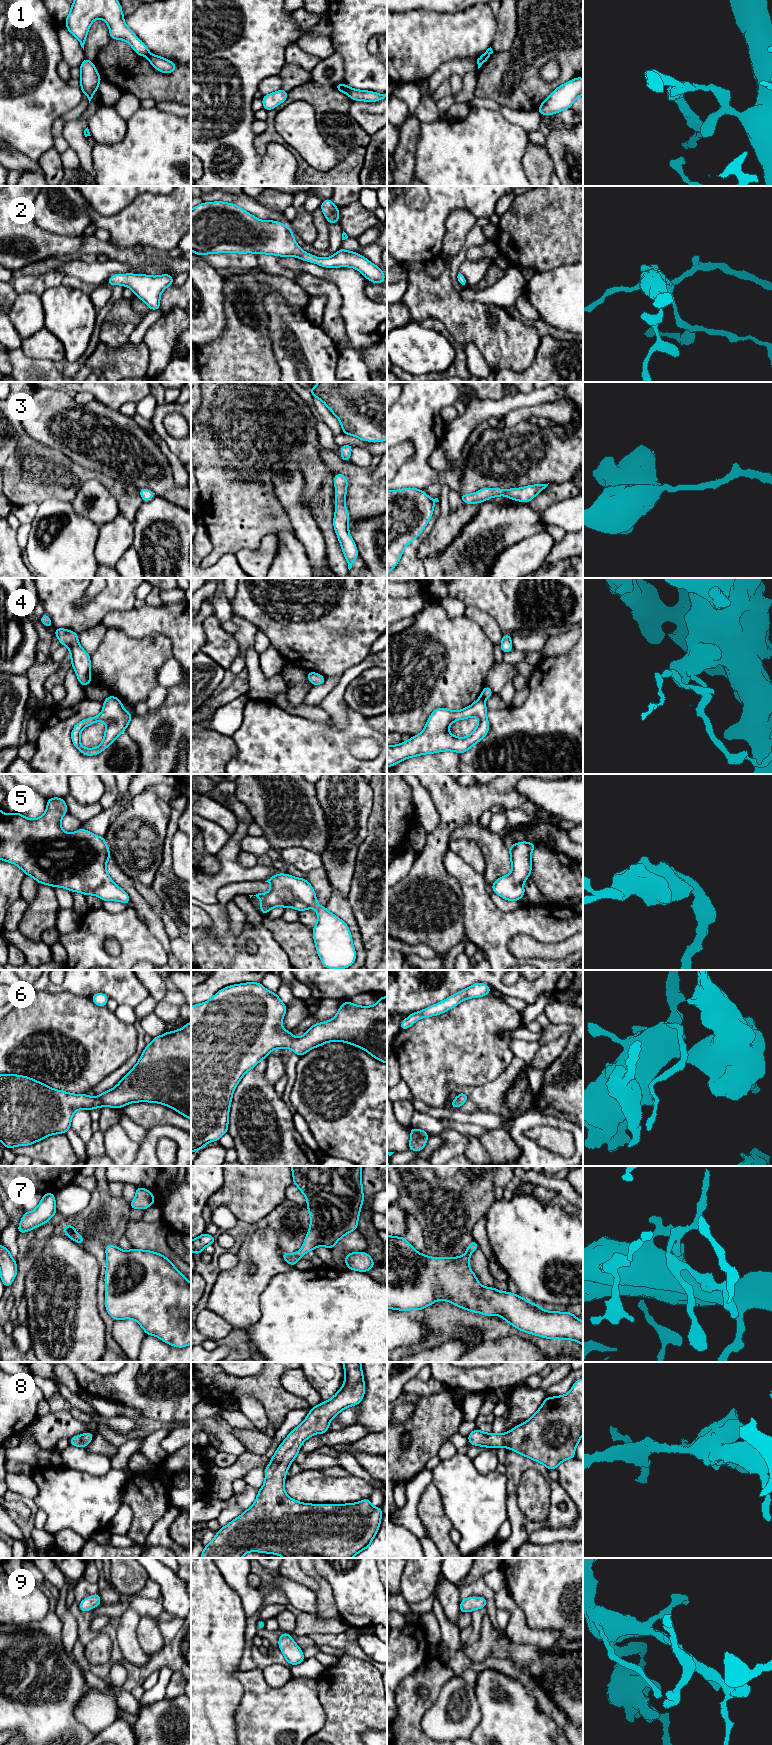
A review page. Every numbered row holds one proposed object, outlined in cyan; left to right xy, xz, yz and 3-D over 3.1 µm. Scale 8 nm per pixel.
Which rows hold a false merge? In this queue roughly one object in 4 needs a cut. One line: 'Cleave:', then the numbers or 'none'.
Cleave: 1, 4

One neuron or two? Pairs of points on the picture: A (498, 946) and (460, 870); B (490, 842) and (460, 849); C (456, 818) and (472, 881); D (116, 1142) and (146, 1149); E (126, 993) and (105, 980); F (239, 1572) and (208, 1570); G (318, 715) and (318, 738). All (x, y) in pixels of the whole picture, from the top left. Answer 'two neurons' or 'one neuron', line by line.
A: one neuron
B: two neurons
C: two neurons
D: two neurons
E: one neuron
F: two neurons
G: two neurons

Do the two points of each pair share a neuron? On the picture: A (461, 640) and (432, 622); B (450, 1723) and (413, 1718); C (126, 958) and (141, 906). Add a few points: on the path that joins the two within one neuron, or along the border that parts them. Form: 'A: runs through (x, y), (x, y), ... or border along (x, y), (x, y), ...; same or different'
A: runs through (454, 640), (450, 640), (439, 629); same
B: border along (436, 1700), (422, 1718), (421, 1728), (425, 1734); different
C: border along (132, 908), (137, 914); different

